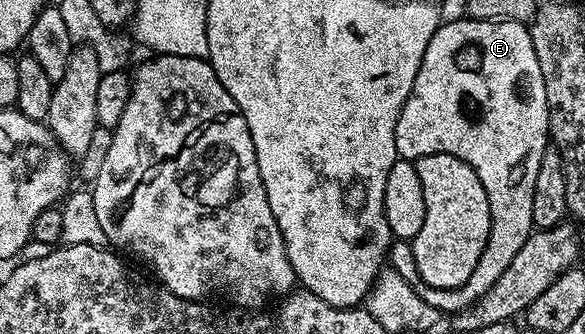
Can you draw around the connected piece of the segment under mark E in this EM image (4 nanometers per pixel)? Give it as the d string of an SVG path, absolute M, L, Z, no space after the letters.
M451 20L440 23L438 30L425 46L421 70L413 78L413 90L401 106L401 118L395 127L395 145L400 160L415 161L427 154L451 154L467 162L477 172L489 200L491 229L484 252L469 280L455 289L428 291L427 301L443 314L454 314L470 304L476 304L505 274L517 250L525 246L533 231L533 186L537 183L537 169L541 154L549 146L549 110L545 98L545 78L541 78L541 62L533 50L530 27L517 20Z

